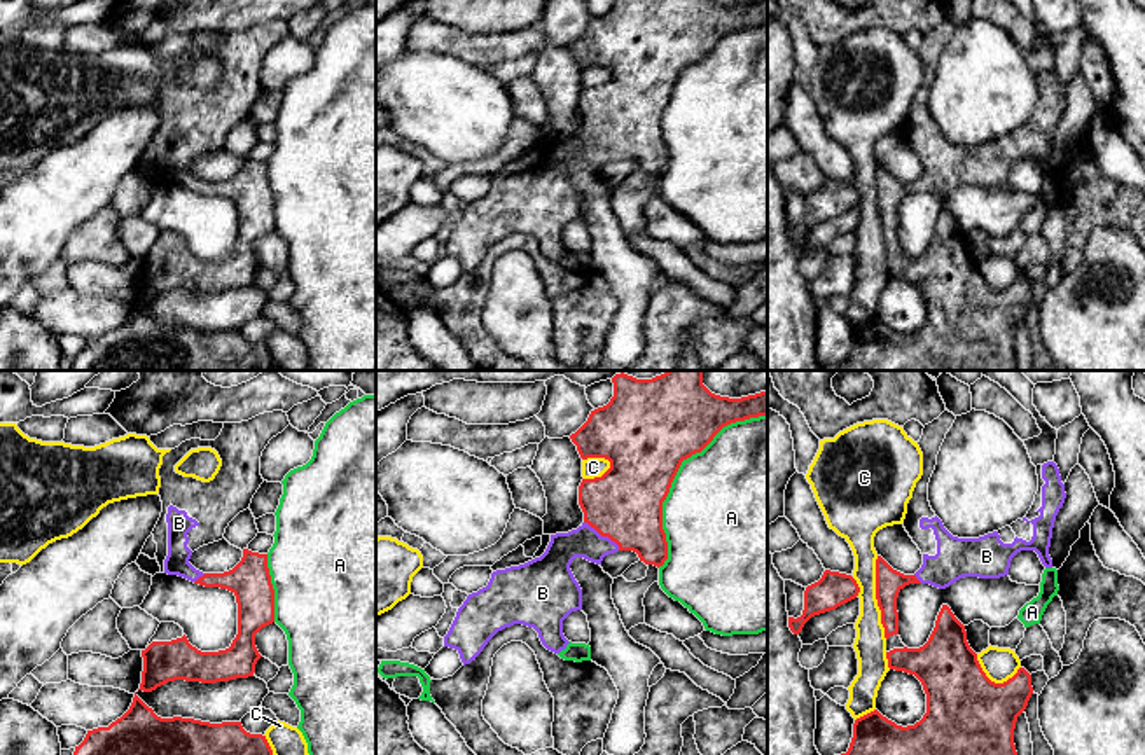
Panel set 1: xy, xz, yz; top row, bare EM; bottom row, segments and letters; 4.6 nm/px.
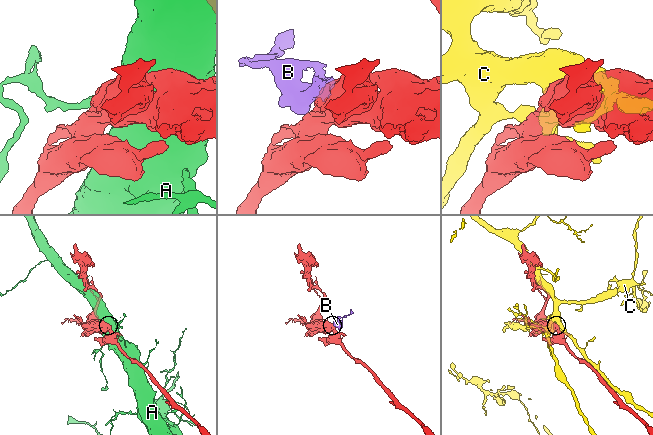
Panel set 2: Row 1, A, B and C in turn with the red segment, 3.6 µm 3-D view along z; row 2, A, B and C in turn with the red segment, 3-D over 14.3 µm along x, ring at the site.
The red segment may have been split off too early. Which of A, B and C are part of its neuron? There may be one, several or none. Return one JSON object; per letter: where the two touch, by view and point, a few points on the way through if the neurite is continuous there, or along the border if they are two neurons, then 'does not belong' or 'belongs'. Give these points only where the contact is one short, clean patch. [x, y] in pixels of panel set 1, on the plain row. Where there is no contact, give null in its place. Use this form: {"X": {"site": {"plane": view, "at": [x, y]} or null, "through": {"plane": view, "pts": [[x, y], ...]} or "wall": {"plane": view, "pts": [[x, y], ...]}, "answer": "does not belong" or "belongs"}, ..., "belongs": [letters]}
{"A": {"site": {"plane": "xz", "at": [675, 83]}, "answer": "does not belong"}, "B": {"site": {"plane": "xz", "at": [603, 144]}, "through": {"plane": "xz", "pts": [[624, 112], [603, 144], [586, 151]]}, "answer": "belongs"}, "C": {"site": {"plane": "yz", "at": [876, 207]}, "answer": "does not belong"}, "belongs": ["B"]}

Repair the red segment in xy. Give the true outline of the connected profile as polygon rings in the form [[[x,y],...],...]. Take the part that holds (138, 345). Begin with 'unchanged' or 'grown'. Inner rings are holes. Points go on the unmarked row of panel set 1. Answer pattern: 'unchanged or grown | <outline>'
unchanged | [[[135,301],[129,318],[108,336],[87,339],[72,371],[278,371],[262,343],[250,343],[241,330],[210,332],[194,327],[161,327]]]

